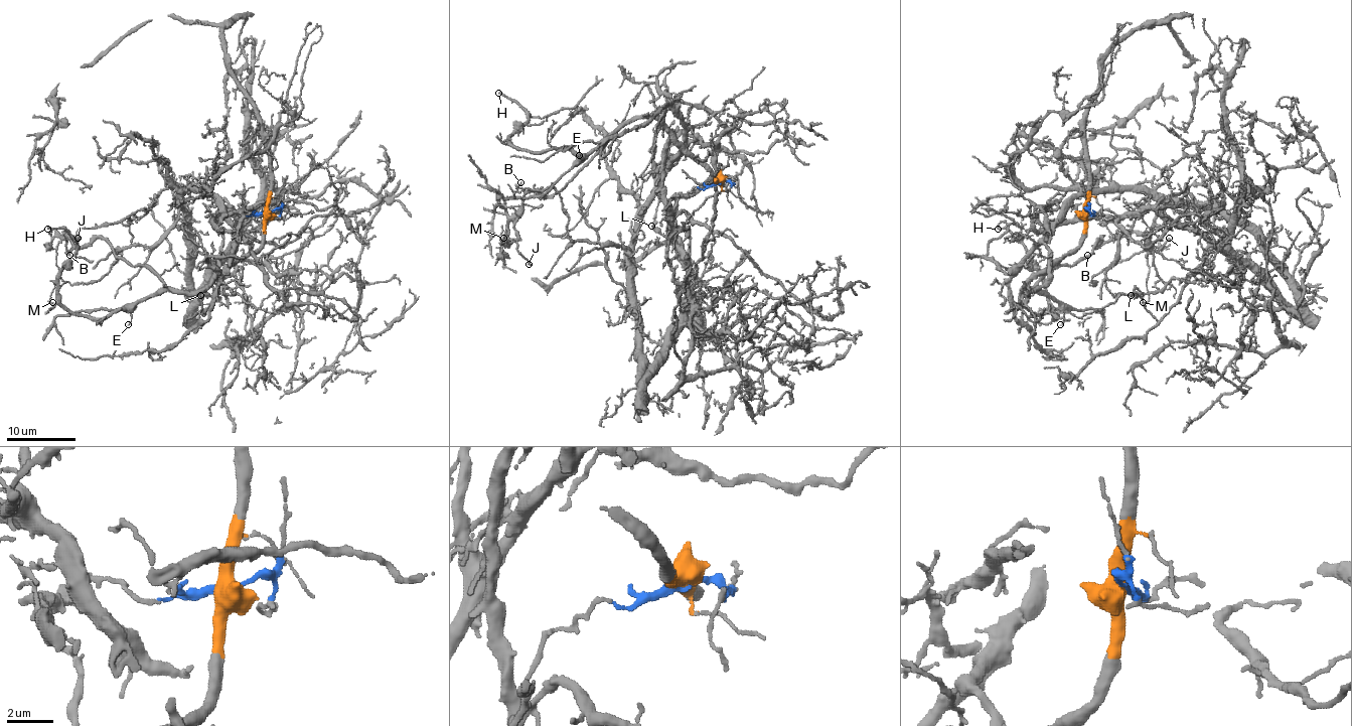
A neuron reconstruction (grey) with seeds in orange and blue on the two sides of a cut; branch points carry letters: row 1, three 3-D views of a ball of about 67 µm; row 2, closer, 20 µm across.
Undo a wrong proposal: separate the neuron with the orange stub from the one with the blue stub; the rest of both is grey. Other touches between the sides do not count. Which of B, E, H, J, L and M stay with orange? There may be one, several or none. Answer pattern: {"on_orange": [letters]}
{"on_orange": ["B", "E", "H", "J", "M"]}

